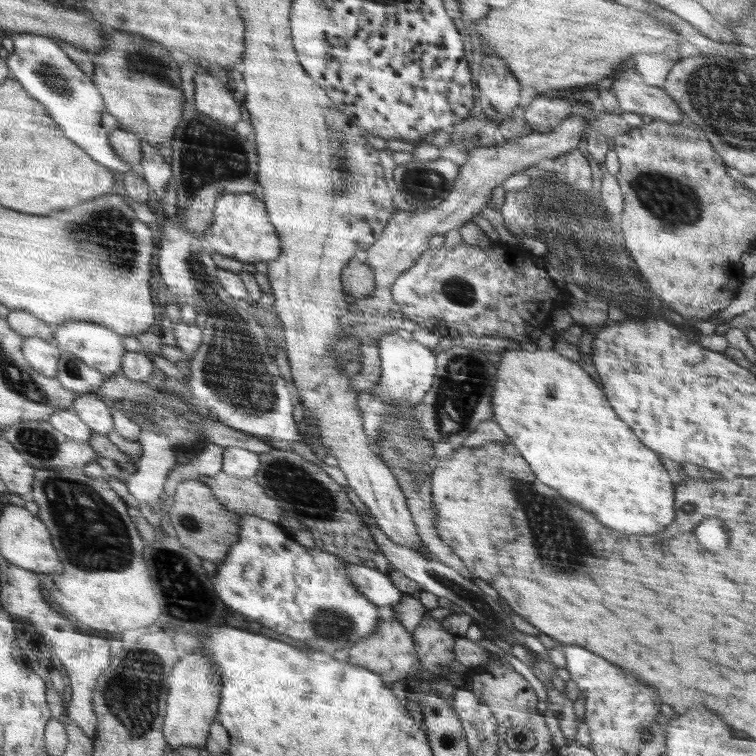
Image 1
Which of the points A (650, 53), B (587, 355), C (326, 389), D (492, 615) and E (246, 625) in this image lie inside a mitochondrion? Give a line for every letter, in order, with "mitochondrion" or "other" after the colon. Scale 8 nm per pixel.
A: other
B: other
C: other
D: mitochondrion
E: other

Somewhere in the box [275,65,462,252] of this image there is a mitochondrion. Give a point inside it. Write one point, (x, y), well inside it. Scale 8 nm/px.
(424, 184)

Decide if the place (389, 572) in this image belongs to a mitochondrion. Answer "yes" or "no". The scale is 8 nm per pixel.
no

